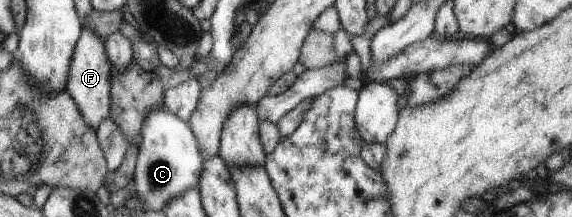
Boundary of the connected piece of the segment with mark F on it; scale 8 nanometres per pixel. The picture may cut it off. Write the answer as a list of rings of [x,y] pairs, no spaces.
[[[85,27],[73,48],[72,62],[70,63],[69,79],[65,85],[65,90],[76,101],[77,107],[81,109],[82,116],[86,123],[94,130],[98,123],[109,116],[110,89],[111,89],[111,71],[109,57],[105,49],[104,37],[92,31],[90,27]]]

